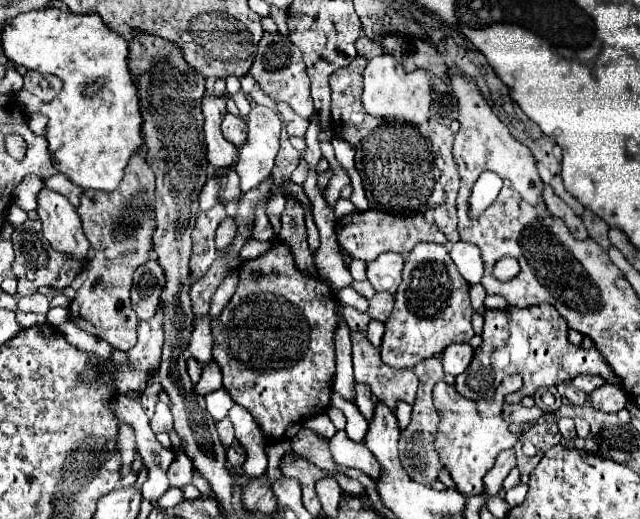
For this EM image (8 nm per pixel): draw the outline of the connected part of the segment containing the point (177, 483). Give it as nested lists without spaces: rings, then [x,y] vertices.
[[[177,453],[175,461],[169,465],[167,477],[171,487],[185,487],[193,479],[193,465],[185,453]]]

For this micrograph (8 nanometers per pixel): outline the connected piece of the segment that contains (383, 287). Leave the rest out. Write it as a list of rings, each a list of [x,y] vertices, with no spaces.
[[[383,253],[367,263],[367,279],[375,291],[395,293],[401,283],[403,257],[399,253]]]

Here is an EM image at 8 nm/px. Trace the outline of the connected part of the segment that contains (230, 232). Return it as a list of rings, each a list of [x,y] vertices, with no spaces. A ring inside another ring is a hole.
[[[225,217],[225,221],[217,227],[217,233],[215,233],[215,247],[217,247],[217,251],[223,251],[223,249],[229,247],[229,243],[235,237],[235,231],[237,231],[235,221],[231,217]]]

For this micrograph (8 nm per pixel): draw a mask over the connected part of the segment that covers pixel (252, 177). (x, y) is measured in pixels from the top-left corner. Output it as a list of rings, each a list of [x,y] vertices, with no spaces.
[[[227,103],[227,111],[235,117],[243,117],[247,119],[247,127],[249,127],[249,133],[247,133],[247,141],[237,147],[237,163],[235,163],[235,169],[241,177],[241,193],[253,189],[255,185],[259,185],[263,179],[267,179],[271,175],[271,169],[273,169],[273,161],[275,161],[275,155],[279,151],[279,135],[281,135],[281,117],[279,113],[267,109],[267,107],[251,107],[249,115],[241,115],[239,109],[235,107],[235,103]]]

